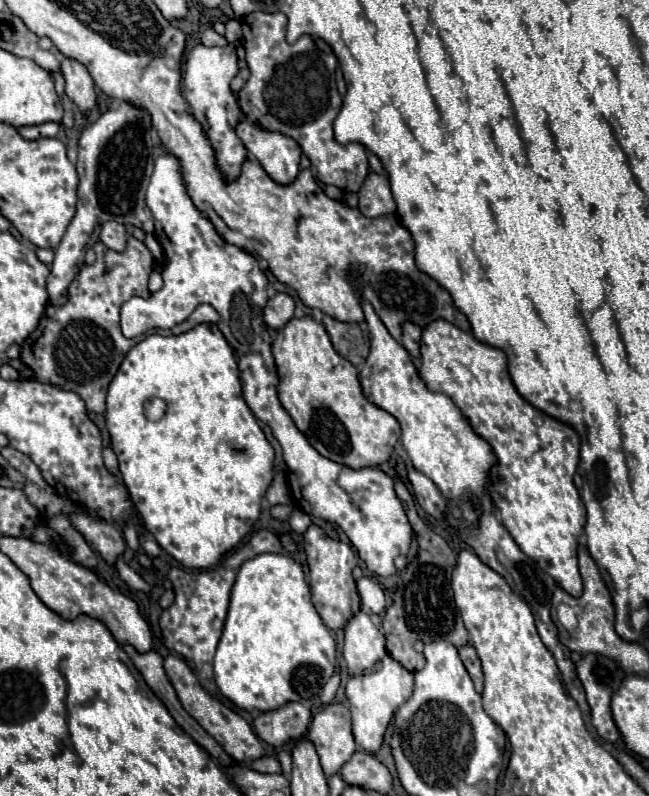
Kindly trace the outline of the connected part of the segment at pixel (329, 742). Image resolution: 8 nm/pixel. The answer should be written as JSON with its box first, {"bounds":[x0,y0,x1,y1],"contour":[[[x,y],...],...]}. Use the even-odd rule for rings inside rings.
{"bounds":[307,704,357,778],"contour":[[[345,704],[325,706],[313,716],[307,738],[313,742],[327,778],[337,774],[357,750],[355,738],[351,734],[349,708]]]}

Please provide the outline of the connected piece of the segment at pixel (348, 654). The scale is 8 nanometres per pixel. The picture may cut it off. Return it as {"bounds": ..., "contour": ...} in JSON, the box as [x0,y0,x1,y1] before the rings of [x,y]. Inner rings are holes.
{"bounds":[343,612,385,674],"contour":[[[357,612],[345,626],[345,646],[343,658],[347,662],[349,674],[359,674],[371,670],[377,662],[385,658],[385,638],[381,630],[363,612]]]}

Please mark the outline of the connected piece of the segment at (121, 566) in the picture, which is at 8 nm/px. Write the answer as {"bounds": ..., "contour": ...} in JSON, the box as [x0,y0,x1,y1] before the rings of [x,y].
{"bounds":[115,556,151,595],"contour":[[[119,556],[115,566],[120,578],[133,590],[144,592],[150,595],[151,588],[143,578],[130,568],[124,561],[123,556]]]}

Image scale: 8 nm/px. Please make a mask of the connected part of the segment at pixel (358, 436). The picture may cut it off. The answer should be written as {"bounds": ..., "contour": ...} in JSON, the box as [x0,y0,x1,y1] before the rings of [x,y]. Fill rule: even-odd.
{"bounds":[271,316,401,470],"contour":[[[311,316],[291,318],[277,332],[271,350],[279,372],[279,400],[319,454],[355,470],[379,466],[391,456],[401,436],[399,422],[365,400],[357,368],[333,350],[323,324]]]}

